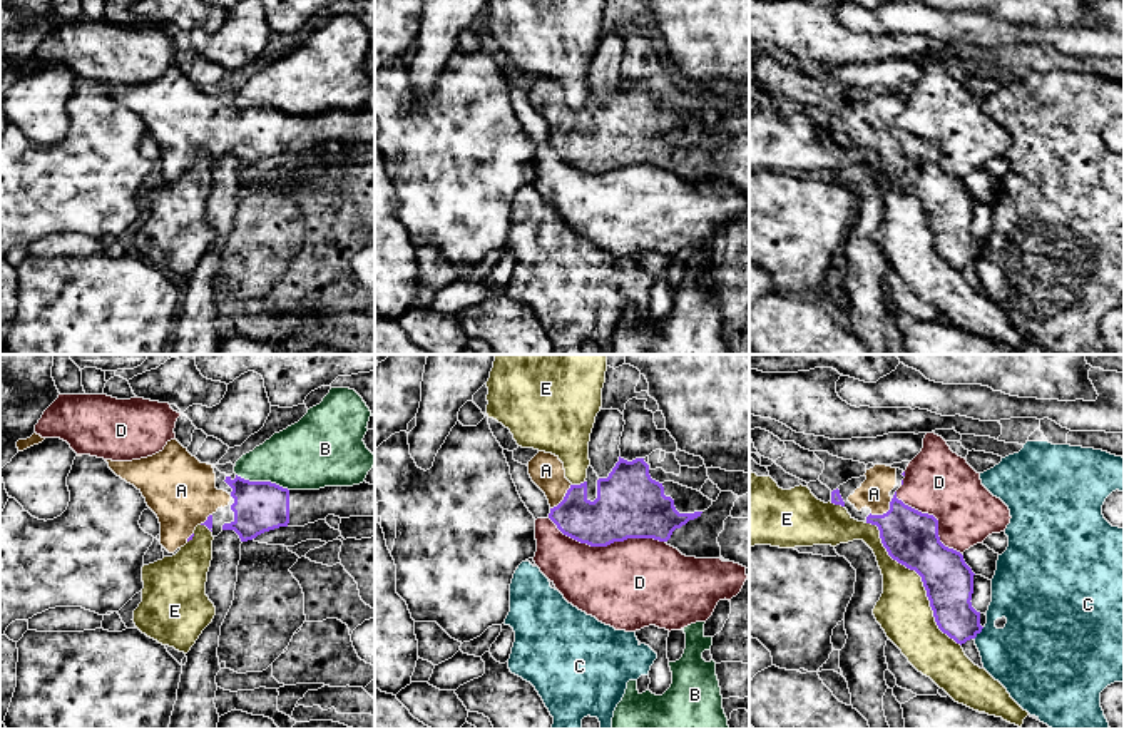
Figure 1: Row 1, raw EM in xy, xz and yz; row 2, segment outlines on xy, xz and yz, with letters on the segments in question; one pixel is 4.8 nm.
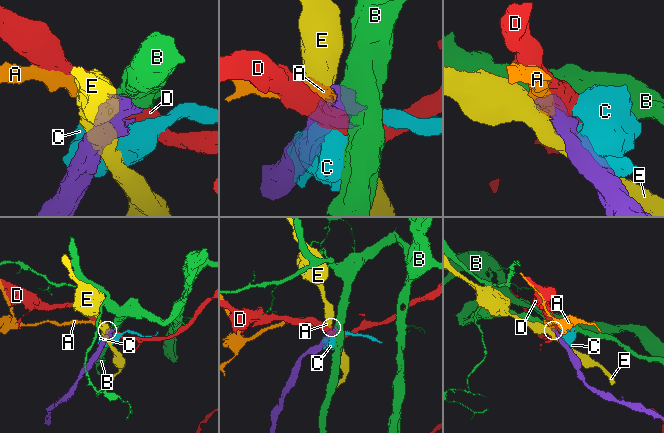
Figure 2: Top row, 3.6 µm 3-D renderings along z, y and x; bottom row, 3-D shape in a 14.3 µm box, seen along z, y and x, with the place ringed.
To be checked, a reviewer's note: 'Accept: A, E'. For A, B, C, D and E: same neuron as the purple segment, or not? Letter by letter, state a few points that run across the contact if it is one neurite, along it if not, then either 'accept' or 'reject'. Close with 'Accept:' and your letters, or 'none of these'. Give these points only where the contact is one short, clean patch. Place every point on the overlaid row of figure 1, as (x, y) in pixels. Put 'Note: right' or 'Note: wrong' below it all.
A: yz (910, 537), (883, 514), (873, 494) | accept
B: reject
C: reject
D: reject
E: reject
Accept: A
Note: wrong

